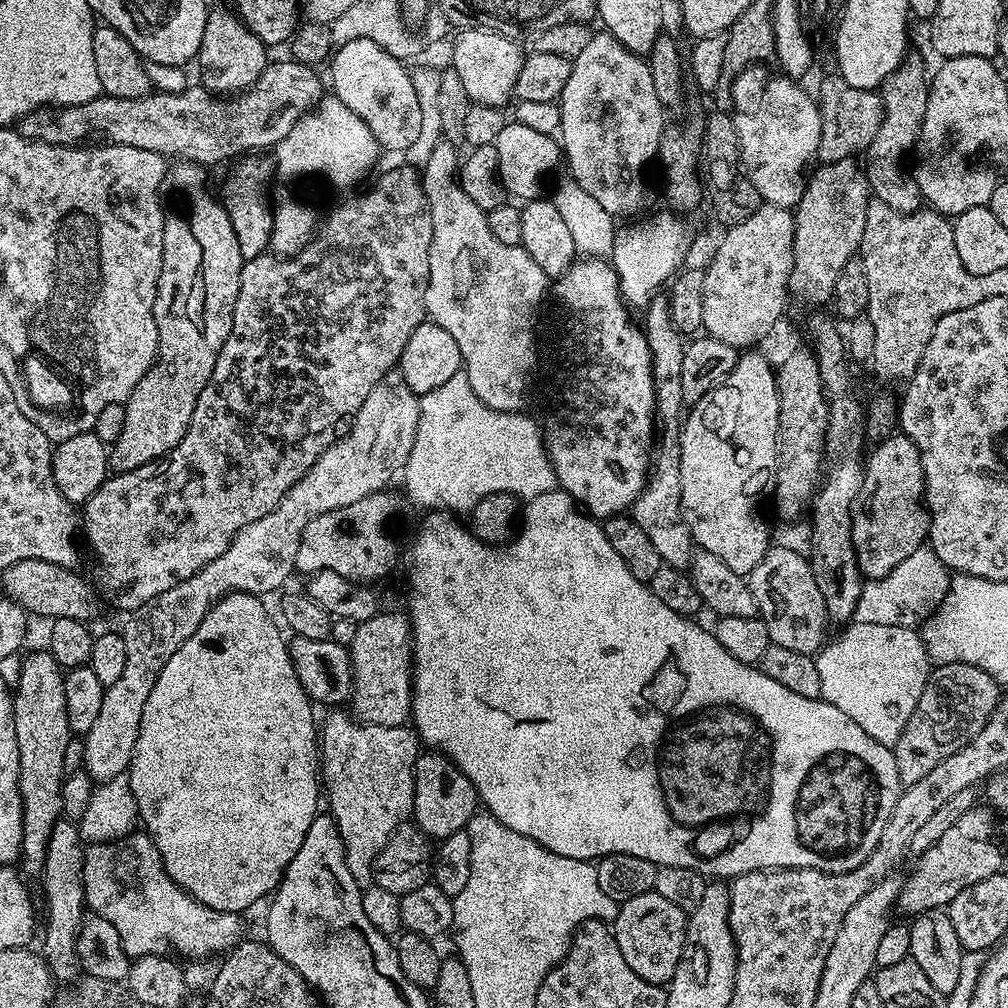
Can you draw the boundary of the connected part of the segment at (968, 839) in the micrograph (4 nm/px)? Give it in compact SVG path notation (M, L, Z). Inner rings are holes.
M977 806L966 811L954 826L943 833L942 838L938 838L924 853L915 857L916 865L913 866L912 873L908 877L905 875L900 885L896 908L904 911L908 918L921 916L924 912L947 909L950 901L958 898L958 894L962 894L966 886L974 886L974 882L982 882L982 878L990 878L995 872L1001 871L1005 867L1004 852L996 841L996 824L998 825L998 818L987 806Z

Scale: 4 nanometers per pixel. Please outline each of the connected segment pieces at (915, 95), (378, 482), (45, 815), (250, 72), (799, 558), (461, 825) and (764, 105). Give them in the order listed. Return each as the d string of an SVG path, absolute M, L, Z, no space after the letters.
M905 55L904 62L884 79L878 89L884 106L884 117L862 160L871 195L895 212L918 212L922 208L920 187L916 185L909 169L908 172L904 169L903 156L915 149L916 139L920 136L920 123L926 114L930 80L926 72L924 76L923 58L912 55Z
M393 370L391 372L387 372L387 374L380 379L380 381L374 386L374 390L370 390L370 394L366 394L366 402L362 402L362 406L360 409L356 412L355 416L351 417L350 425L352 424L352 429L349 430L348 436L341 435L339 438L333 440L332 444L328 449L326 449L323 454L318 458L318 462L314 462L314 466L310 466L310 470L306 475L302 477L302 479L295 484L294 486L290 486L290 490L288 493L285 494L285 496L282 498L282 502L278 502L278 506L274 506L274 510L270 510L270 514L262 514L262 518L258 518L258 522L250 522L246 526L242 526L242 530L238 530L238 534L234 534L234 538L230 542L230 546L226 546L226 550L224 553L221 554L218 558L214 558L214 562L210 562L206 566L202 566L202 570L198 570L198 574L194 574L190 578L186 578L186 582L178 582L178 586L170 586L170 590L166 590L162 594L158 594L158 598L150 598L150 602L146 602L142 606L138 606L136 609L130 613L130 615L127 617L128 620L124 624L124 628L122 627L122 635L124 638L124 641L126 642L126 667L122 669L121 676L118 677L118 682L114 682L113 684L107 685L104 690L104 697L102 698L102 706L98 710L98 719L95 720L94 726L90 726L90 730L86 733L86 735L83 737L84 741L84 766L83 770L87 772L93 779L93 781L101 782L106 781L108 779L116 778L120 775L120 773L127 773L128 765L132 763L132 755L134 754L134 746L138 742L138 730L140 729L140 723L142 722L142 710L146 706L146 698L150 698L150 690L154 690L154 682L158 682L158 674L162 674L162 666L166 666L166 662L170 662L170 654L174 654L174 650L178 650L178 646L182 646L182 642L186 642L186 638L190 638L190 634L194 634L194 630L198 630L198 626L202 622L202 618L206 618L206 614L208 611L215 606L219 600L222 599L223 596L228 596L232 592L245 592L246 594L250 594L251 596L259 596L261 598L267 597L267 592L276 592L279 593L281 589L285 587L283 586L284 583L288 580L288 575L293 575L295 566L296 566L296 555L298 554L298 546L302 542L302 534L306 530L306 526L310 522L314 522L314 518L318 518L322 514L330 514L330 510L338 510L342 506L351 506L354 502L358 502L361 498L366 498L370 494L374 494L375 492L383 492L385 489L389 487L388 483L391 482L392 479L397 479L398 473L403 469L403 466L405 462L410 458L410 450L414 446L414 438L418 434L418 418L420 417L420 397L417 396L416 392L414 390L410 390L410 386L406 386L406 382L401 378L399 371Z
M41 650L26 655L20 662L20 673L12 692L12 725L14 738L18 742L18 770L20 771L20 797L22 798L22 842L20 843L19 863L24 864L22 872L25 877L39 877L46 862L46 846L50 846L50 830L64 816L62 788L66 773L62 762L66 755L66 742L74 738L70 722L66 718L65 673L51 652Z
M209 7L198 57L200 72L204 75L203 88L221 98L248 91L270 63L268 52L269 49L240 21L231 7Z
M769 547L768 553L754 566L747 577L750 594L754 594L756 610L763 620L768 639L778 646L787 646L798 654L815 657L824 647L830 621L826 602L814 582L812 566L807 555L792 548Z
M435 750L421 751L416 758L414 774L414 802L411 819L417 829L433 841L439 842L450 834L463 832L468 827L470 818L478 811L478 797L470 778L454 766L450 757Z
M776 74L765 86L760 105L753 112L737 115L735 121L738 163L761 201L795 209L804 193L804 167L814 160L822 138L822 118L817 97L813 93L811 96L795 79Z

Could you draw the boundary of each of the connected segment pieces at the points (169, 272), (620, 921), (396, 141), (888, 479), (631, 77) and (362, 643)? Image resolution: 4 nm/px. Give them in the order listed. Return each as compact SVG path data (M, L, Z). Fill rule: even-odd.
M182 160L173 163L168 169L166 177L166 211L164 213L164 229L162 230L162 270L158 274L158 290L154 298L154 322L158 326L160 345L156 351L156 363L141 378L138 386L134 386L134 390L128 395L127 401L124 404L122 430L114 437L110 445L108 462L111 471L116 474L129 472L130 470L138 470L138 466L146 466L151 460L159 460L171 448L178 446L178 442L182 442L182 438L190 426L190 418L194 414L194 406L198 402L198 394L202 394L202 390L206 390L206 382L210 382L210 374L214 374L214 362L218 362L218 354L222 350L224 340L230 338L234 302L238 302L238 290L240 289L242 266L244 265L245 259L242 250L238 246L238 237L234 234L234 226L228 217L228 211L224 209L223 203L217 197L216 200L212 197L212 192L208 189L208 176L204 172L207 172L205 165L195 164L193 160Z
M654 891L638 894L638 898L630 898L620 905L610 927L618 942L618 950L622 950L622 958L626 958L630 970L634 970L638 978L646 978L646 982L661 986L667 986L672 981L674 970L678 970L678 958L682 954L688 929L687 915L678 910L674 902Z
M367 38L348 41L337 47L331 57L331 91L345 104L374 134L381 149L389 148L392 152L407 153L412 147L422 127L422 106L418 106L418 94L414 90L412 72L404 69L401 61Z
M889 434L864 460L864 481L852 504L852 541L861 577L880 579L928 540L930 513L924 503L924 471L918 446L903 434Z
M606 30L597 31L591 38L590 42L586 42L586 46L582 49L582 54L578 54L572 60L572 69L570 70L570 78L566 82L566 86L562 86L562 94L560 95L560 130L558 133L558 143L562 149L563 159L566 161L566 168L570 171L571 179L575 180L578 186L582 186L582 190L586 190L586 194L591 194L602 206L602 210L606 210L614 218L636 218L641 214L649 211L648 203L652 200L652 184L648 181L648 167L653 167L654 161L660 154L660 139L666 127L666 110L662 106L662 102L658 102L658 93L654 91L654 78L650 78L650 70L648 69L648 61L643 56L636 56L630 50L626 50L626 46L622 46L622 42L618 42L618 38L614 38Z
M381 610L374 618L359 621L354 642L347 645L352 659L350 712L362 724L398 728L407 725L412 715L412 634L409 617L401 612Z

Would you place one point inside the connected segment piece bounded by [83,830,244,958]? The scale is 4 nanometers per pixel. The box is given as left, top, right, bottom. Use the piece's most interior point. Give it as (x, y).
(125, 881)

